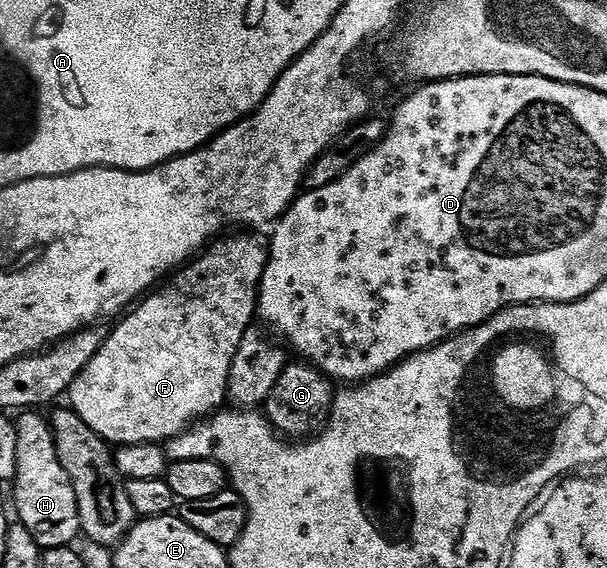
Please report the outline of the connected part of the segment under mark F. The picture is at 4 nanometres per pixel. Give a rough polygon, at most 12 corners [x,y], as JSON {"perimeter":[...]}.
{"perimeter":[[229,234],[146,295],[70,386],[111,446],[226,403],[269,244]]}

